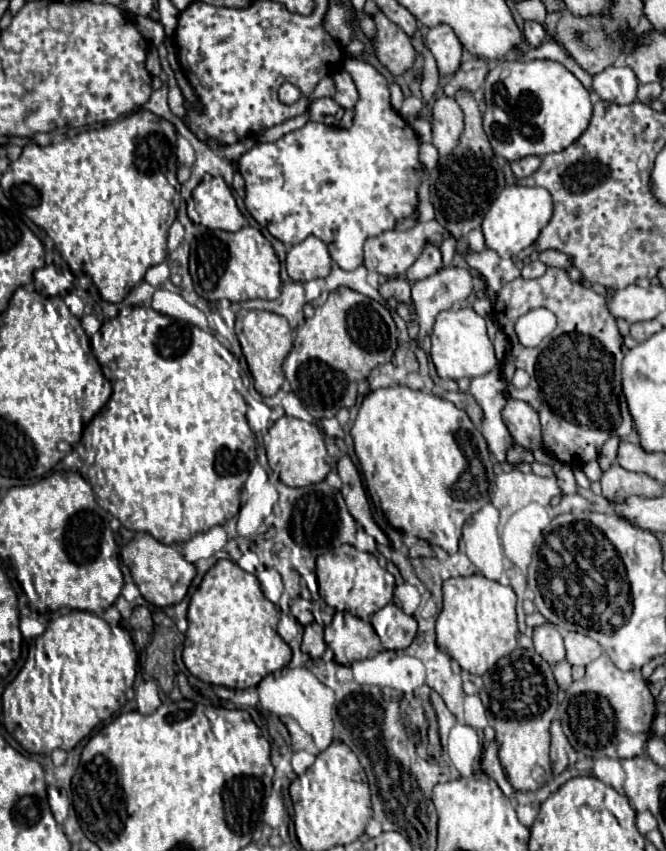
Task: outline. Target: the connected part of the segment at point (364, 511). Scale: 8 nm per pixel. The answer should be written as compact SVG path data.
M342 454L338 458L338 474L344 482L342 486L342 496L346 500L346 506L350 510L350 514L354 516L354 520L370 534L374 536L378 542L388 542L384 532L374 524L372 520L372 514L370 514L370 504L368 504L368 498L366 498L366 492L364 492L364 486L362 486L362 480L360 480L360 474L354 466L354 462L350 460L348 454Z

